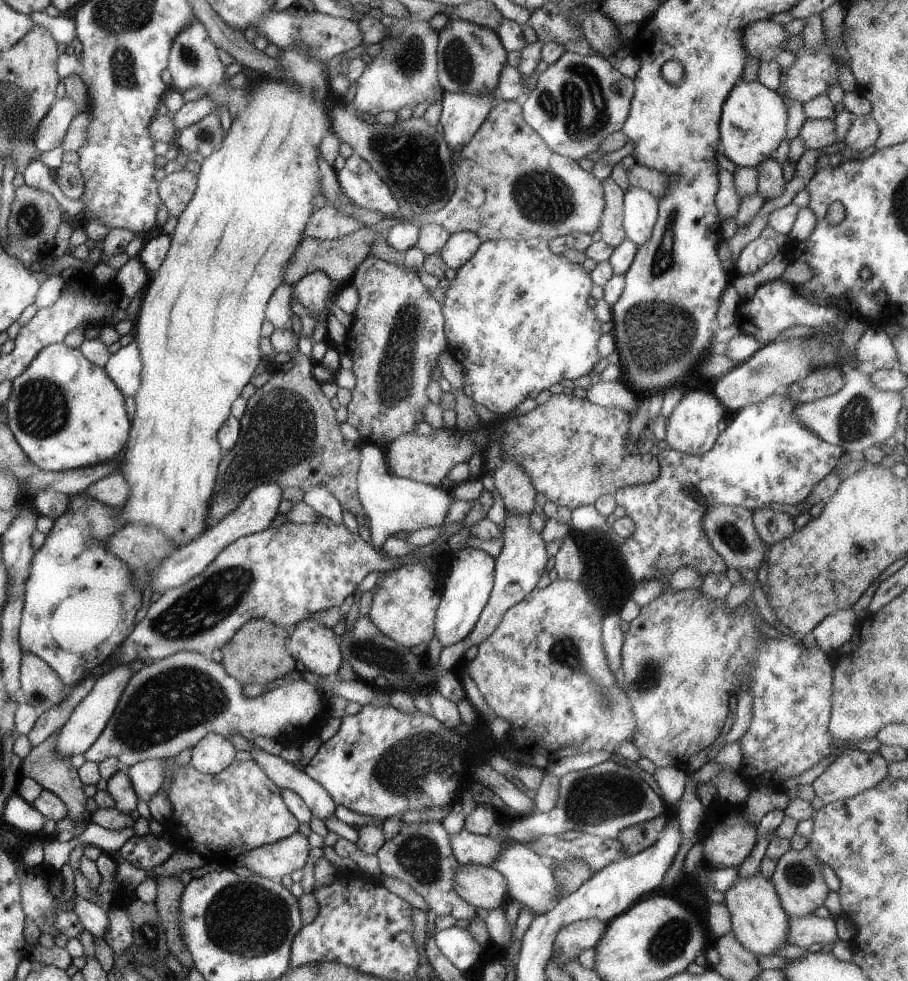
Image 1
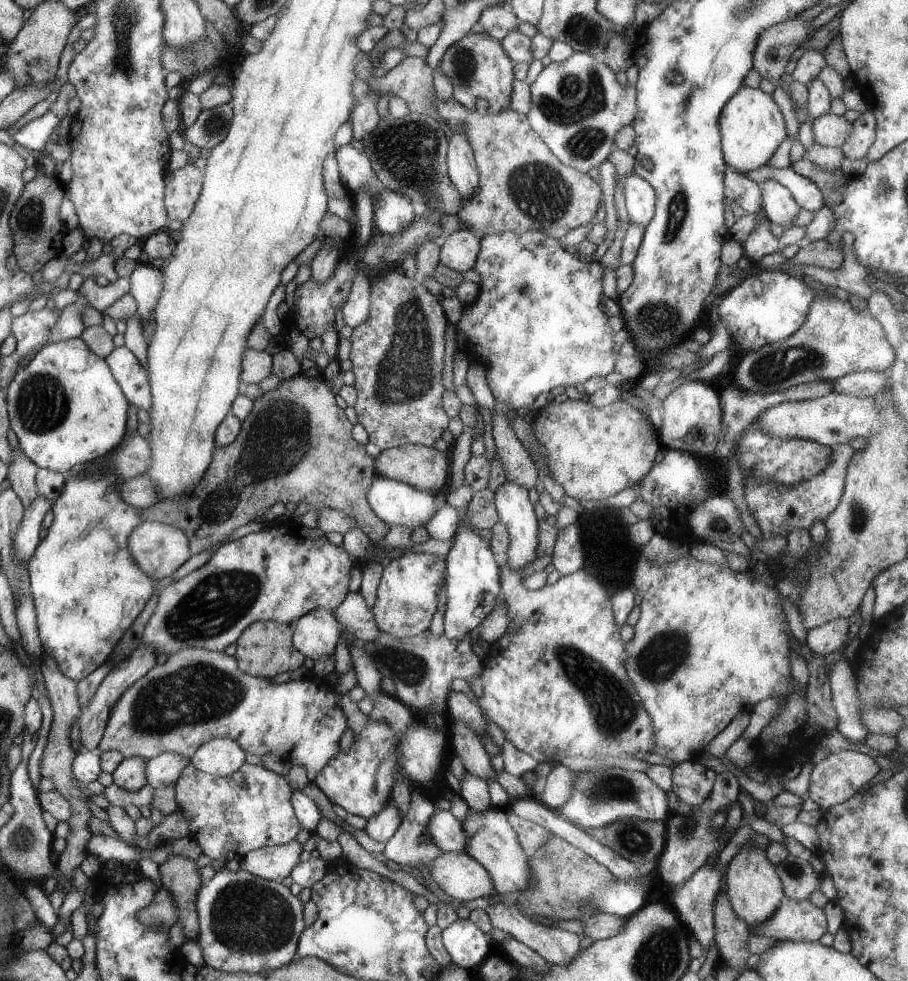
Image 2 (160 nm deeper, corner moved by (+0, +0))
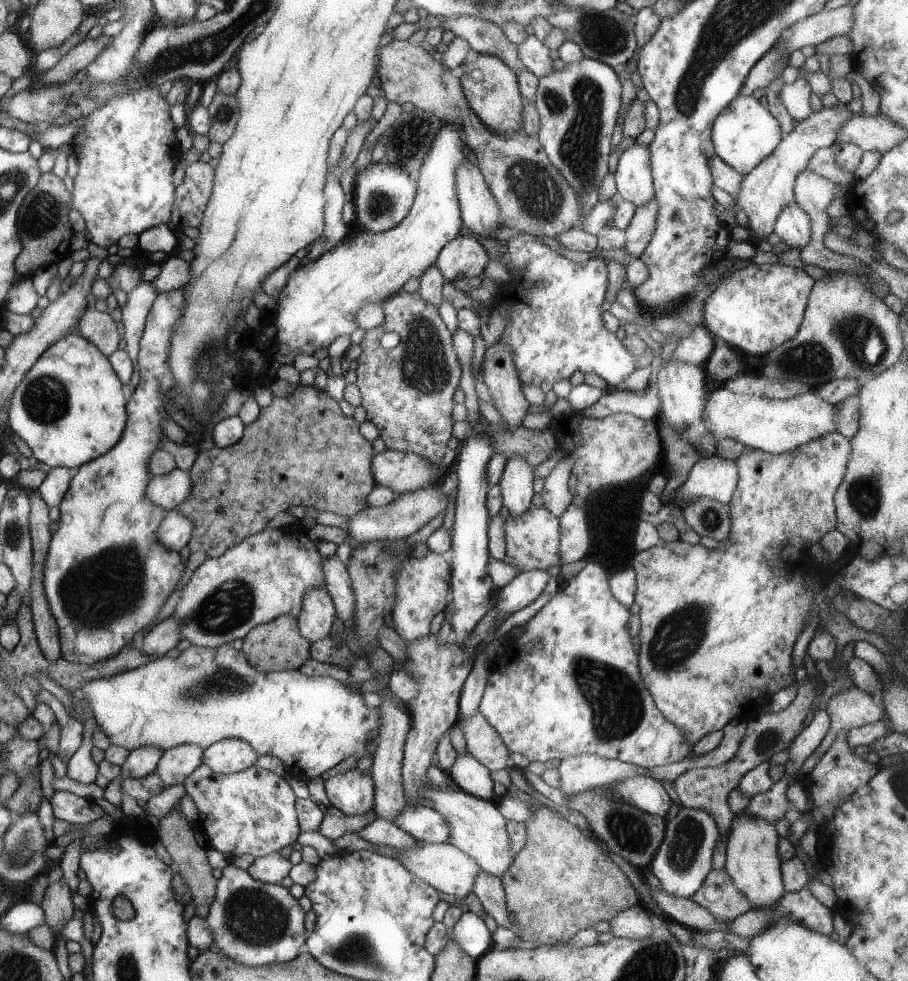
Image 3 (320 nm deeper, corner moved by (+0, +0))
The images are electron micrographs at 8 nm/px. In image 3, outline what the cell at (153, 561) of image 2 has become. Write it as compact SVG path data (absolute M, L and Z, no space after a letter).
M172 509L162 520L157 536L161 538L161 543L166 545L166 548L180 553L180 550L189 544L193 528L194 521L191 518L184 516L178 509Z

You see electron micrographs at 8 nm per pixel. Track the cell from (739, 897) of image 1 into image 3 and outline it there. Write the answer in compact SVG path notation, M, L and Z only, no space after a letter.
M740 815L731 824L725 869L754 909L769 908L786 893L781 875L782 860L777 845L780 837L776 825L759 816Z

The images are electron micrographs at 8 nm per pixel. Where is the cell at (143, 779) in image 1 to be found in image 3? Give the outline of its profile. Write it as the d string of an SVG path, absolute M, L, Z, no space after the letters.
M180 745L164 751L156 773L166 787L183 783L203 762L204 749L198 745Z

